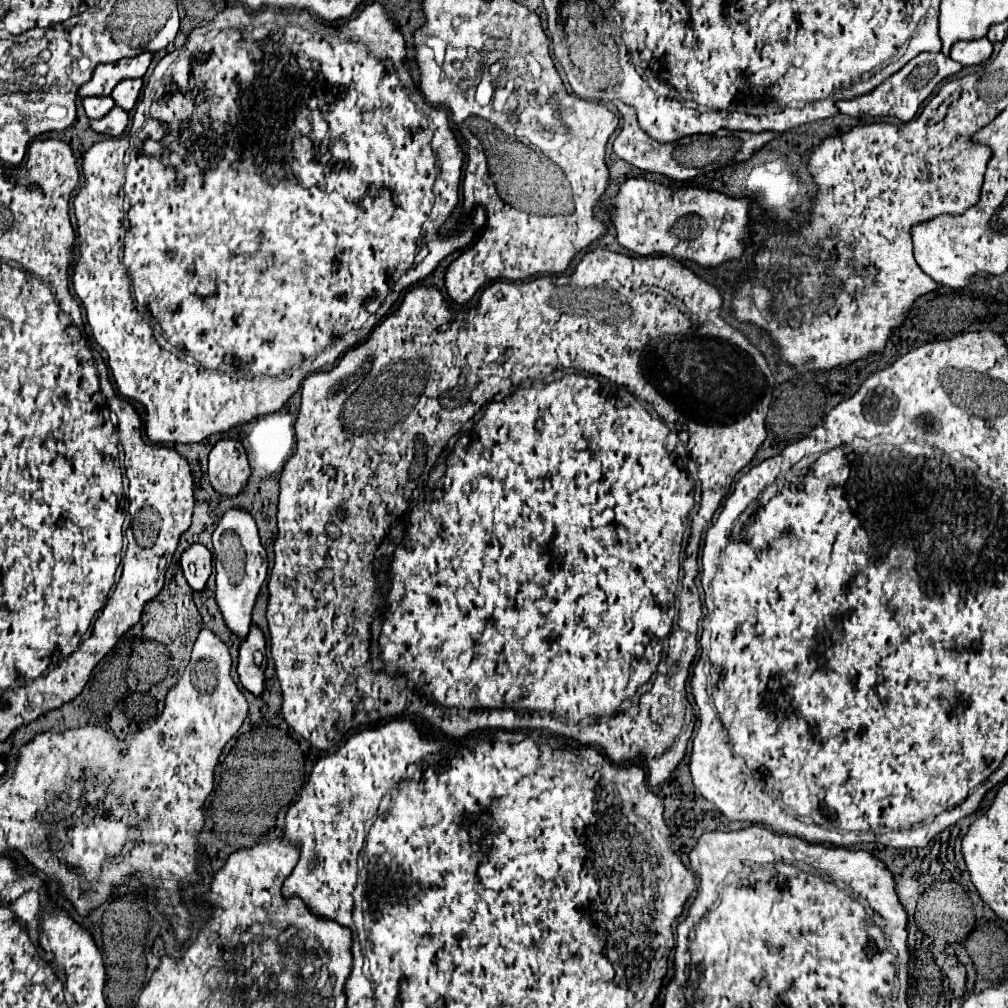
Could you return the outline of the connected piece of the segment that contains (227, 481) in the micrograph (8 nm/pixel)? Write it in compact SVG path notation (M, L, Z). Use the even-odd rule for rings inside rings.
M222 438L214 444L208 458L208 476L216 492L238 494L250 476L248 454L240 440Z

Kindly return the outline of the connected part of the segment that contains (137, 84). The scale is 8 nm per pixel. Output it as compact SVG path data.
M122 80L120 84L116 84L112 98L118 106L122 106L124 110L130 112L138 100L140 88L142 88L142 80Z

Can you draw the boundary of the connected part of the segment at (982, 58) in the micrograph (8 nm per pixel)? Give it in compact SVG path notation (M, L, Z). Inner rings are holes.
M980 38L980 40L956 42L956 46L952 46L950 58L960 62L962 66L974 66L986 62L990 54L992 54L992 44L988 42L988 38Z

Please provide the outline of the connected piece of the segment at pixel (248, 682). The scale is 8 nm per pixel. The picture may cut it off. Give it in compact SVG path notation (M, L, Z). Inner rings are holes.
M252 624L252 630L248 632L248 638L240 642L238 646L238 676L246 690L260 696L264 690L264 650L266 650L266 638L264 632Z

